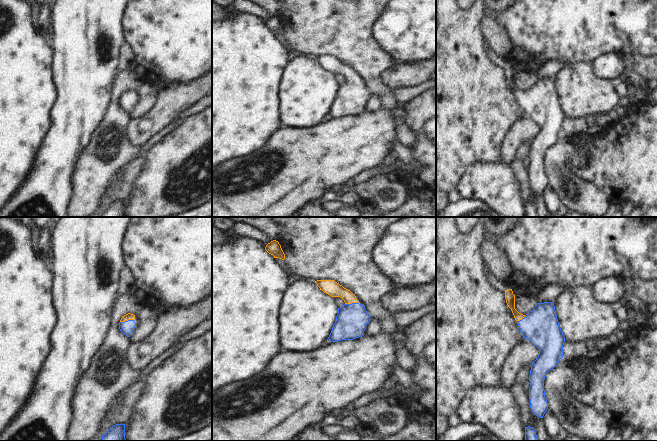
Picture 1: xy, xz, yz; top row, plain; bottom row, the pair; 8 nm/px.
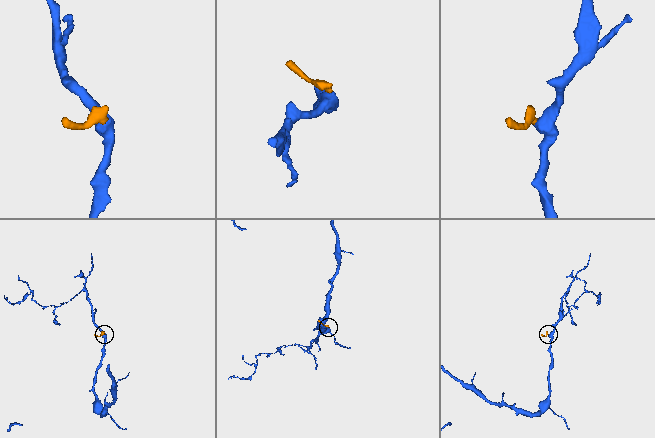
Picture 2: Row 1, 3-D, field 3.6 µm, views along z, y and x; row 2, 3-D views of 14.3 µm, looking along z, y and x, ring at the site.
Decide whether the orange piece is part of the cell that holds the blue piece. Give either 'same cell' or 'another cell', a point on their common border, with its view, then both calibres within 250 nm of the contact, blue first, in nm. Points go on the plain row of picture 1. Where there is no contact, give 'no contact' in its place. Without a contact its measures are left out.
same cell; contact xy (126, 97); calibres 110 and 60 nm

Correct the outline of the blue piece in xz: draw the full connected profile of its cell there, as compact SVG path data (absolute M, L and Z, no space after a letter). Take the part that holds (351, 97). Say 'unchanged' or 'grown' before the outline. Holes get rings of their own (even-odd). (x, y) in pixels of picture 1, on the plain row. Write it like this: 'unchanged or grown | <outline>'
grown | M317 56L317 62L332 73L340 73L345 80L338 84L336 97L328 113L331 118L353 116L364 111L370 92L365 82L359 80L356 72L333 56Z

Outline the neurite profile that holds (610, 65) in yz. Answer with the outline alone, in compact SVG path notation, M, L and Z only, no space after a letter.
M614 52L603 54L593 61L593 70L597 76L608 80L618 78L625 68L623 57Z

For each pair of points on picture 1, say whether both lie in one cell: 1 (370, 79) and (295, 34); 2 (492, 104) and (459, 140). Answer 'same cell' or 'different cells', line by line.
1: same cell
2: same cell

